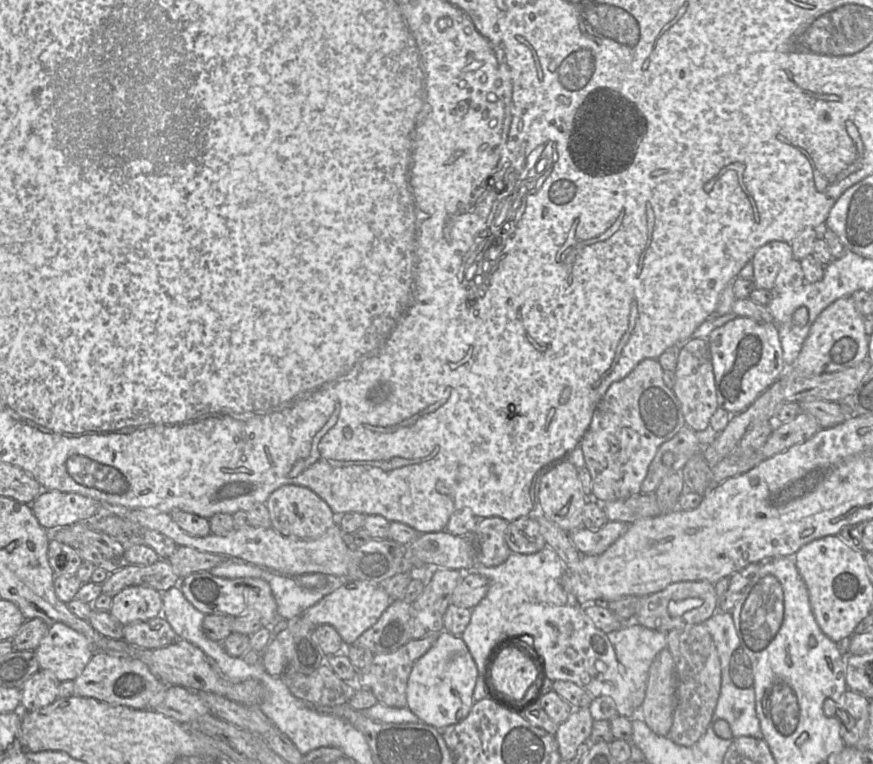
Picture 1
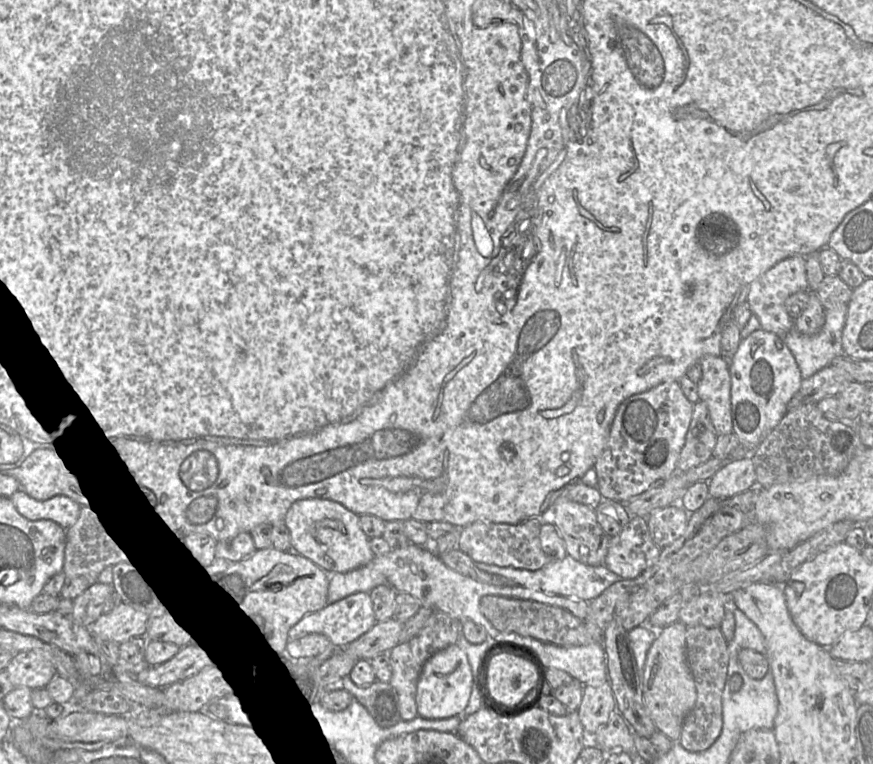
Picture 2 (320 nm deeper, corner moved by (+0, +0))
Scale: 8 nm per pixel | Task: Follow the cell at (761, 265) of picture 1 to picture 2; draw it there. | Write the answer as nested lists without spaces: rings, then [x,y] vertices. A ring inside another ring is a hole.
[[[794,255],[780,260],[751,283],[747,303],[752,314],[758,318],[761,329],[772,332],[783,340],[795,322],[785,309],[785,300],[792,294],[808,290],[805,256]]]

